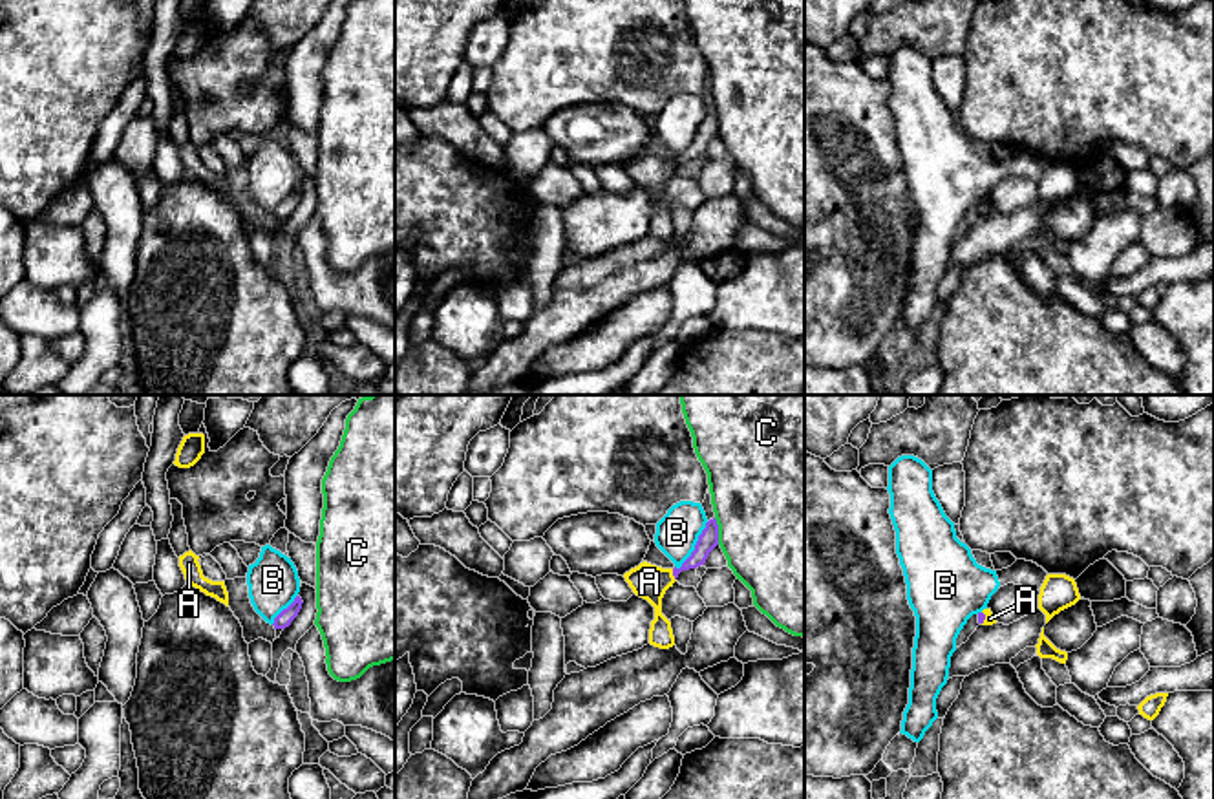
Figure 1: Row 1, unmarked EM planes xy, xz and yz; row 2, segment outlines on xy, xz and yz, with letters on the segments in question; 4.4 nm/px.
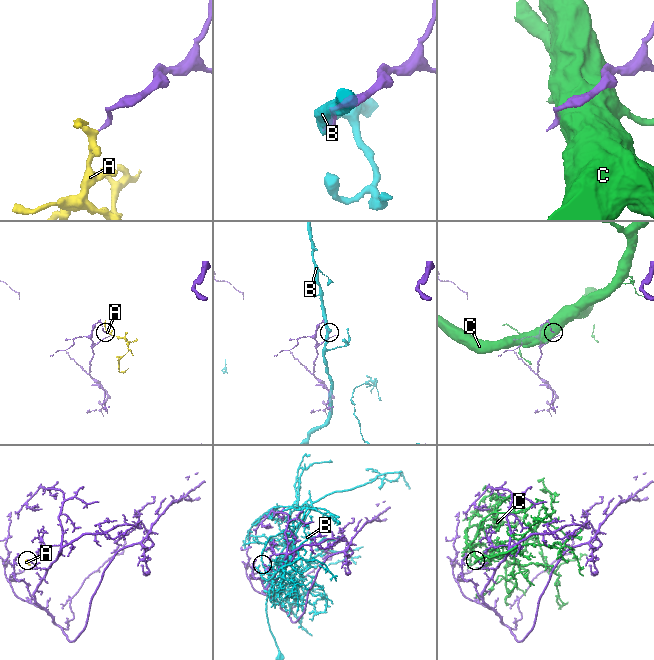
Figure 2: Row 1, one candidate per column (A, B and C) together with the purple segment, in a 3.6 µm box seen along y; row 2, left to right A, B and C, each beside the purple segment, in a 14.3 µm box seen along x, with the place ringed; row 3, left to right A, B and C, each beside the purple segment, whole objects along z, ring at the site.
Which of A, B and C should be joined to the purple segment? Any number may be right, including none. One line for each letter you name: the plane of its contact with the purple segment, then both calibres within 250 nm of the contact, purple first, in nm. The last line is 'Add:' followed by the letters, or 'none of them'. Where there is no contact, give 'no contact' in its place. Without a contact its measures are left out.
A: xz | 90/160 nm
Add: A

